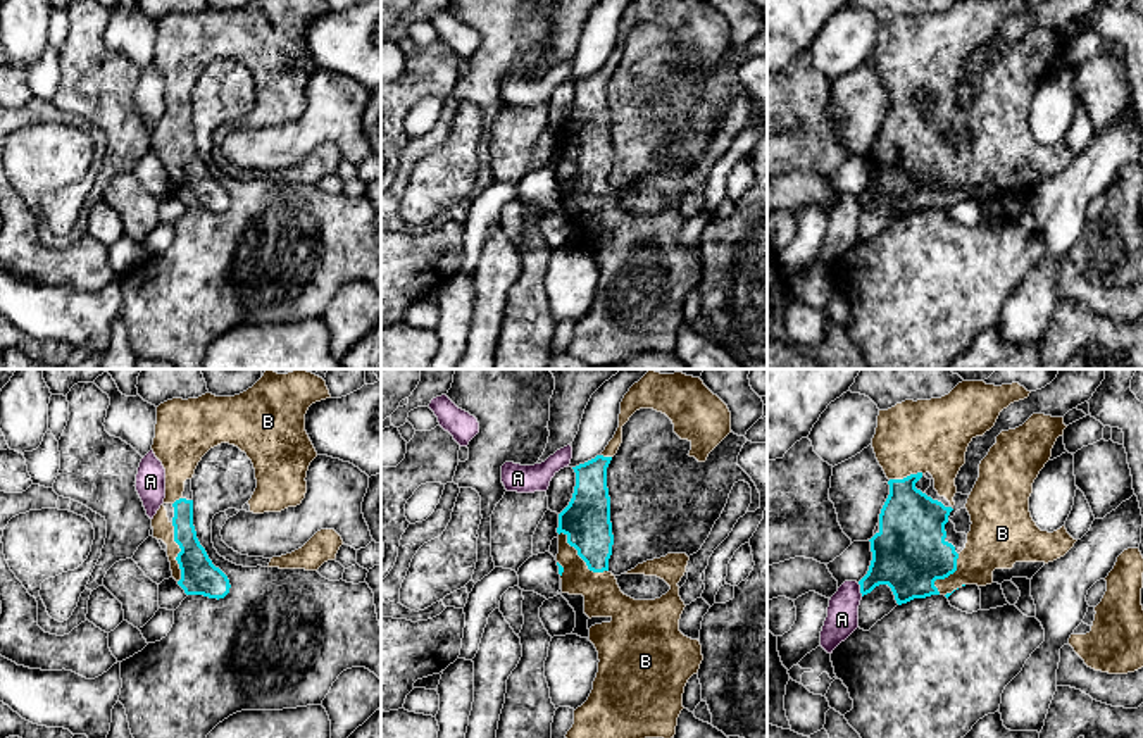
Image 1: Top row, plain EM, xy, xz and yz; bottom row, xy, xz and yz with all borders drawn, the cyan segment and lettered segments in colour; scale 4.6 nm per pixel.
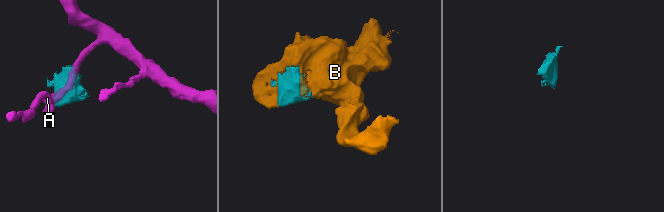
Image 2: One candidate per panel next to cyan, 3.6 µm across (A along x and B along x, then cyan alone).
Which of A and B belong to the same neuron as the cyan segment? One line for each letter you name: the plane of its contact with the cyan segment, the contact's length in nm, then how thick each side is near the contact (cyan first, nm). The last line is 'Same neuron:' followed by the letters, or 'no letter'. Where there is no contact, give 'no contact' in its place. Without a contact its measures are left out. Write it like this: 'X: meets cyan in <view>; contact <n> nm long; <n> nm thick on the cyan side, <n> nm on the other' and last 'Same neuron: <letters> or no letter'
B: meets cyan in xz; contact 300 nm long; 220 nm thick on the cyan side, 180 nm on the other
Same neuron: B

